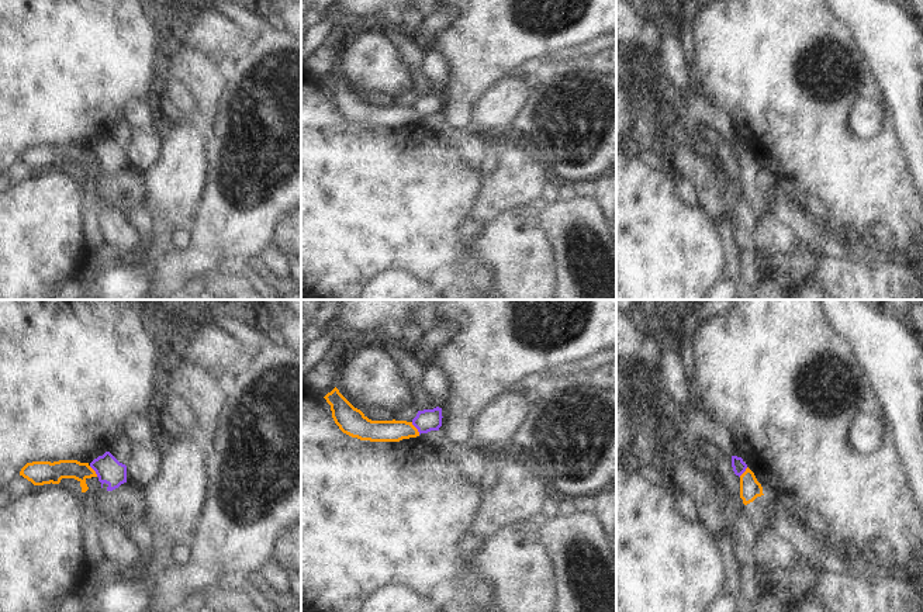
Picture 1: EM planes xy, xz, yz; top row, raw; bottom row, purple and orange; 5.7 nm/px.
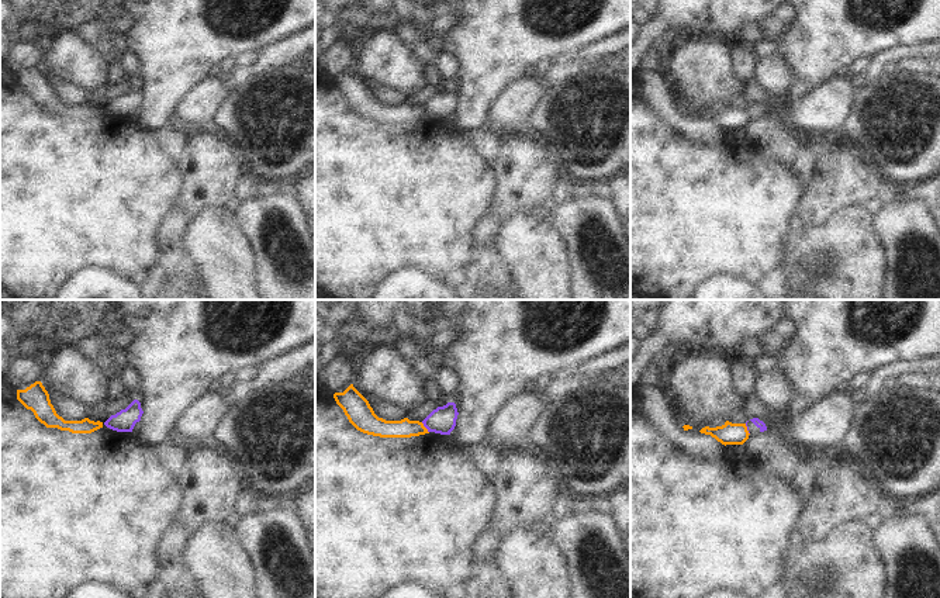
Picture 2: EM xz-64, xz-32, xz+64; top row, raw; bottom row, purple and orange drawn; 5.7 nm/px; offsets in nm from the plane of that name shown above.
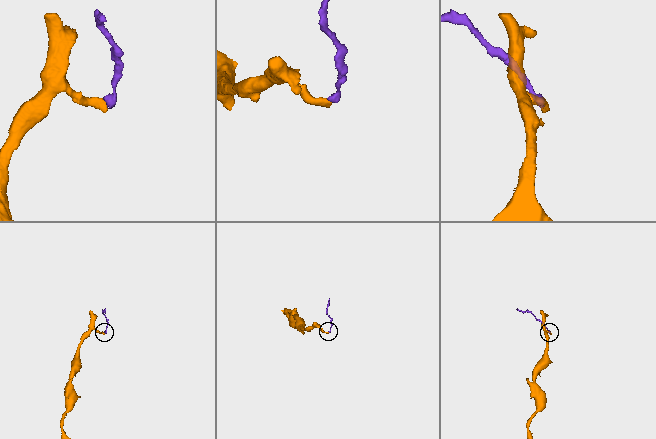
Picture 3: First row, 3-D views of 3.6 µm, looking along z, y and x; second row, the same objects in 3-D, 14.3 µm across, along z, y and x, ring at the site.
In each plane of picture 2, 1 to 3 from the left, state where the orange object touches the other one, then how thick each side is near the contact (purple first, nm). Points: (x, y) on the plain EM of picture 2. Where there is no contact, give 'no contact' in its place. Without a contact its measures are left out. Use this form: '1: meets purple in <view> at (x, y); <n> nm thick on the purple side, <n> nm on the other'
1: no contact
2: meets purple in xz-32 at (425, 111); 150 nm thick on the purple side, 110 nm on the other
3: meets purple in xz+64 at (747, 114); 20 nm thick on the purple side, 130 nm on the other

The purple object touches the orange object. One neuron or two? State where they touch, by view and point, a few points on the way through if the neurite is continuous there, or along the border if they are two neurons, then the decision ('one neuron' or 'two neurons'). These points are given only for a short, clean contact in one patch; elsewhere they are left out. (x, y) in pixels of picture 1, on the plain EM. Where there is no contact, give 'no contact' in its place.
contact xz (415, 111); border xz (411, 107), (419, 118); two neurons

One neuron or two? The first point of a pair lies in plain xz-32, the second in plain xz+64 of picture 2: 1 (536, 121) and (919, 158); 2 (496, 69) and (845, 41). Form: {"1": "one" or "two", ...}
{"1": "one", "2": "one"}

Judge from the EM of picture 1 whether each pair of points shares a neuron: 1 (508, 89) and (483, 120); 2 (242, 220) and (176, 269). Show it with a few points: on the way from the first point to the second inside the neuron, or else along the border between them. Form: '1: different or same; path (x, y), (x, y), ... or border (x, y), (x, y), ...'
1: same; path (507, 96), (490, 113)
2: same; path (225, 225), (193, 258)

